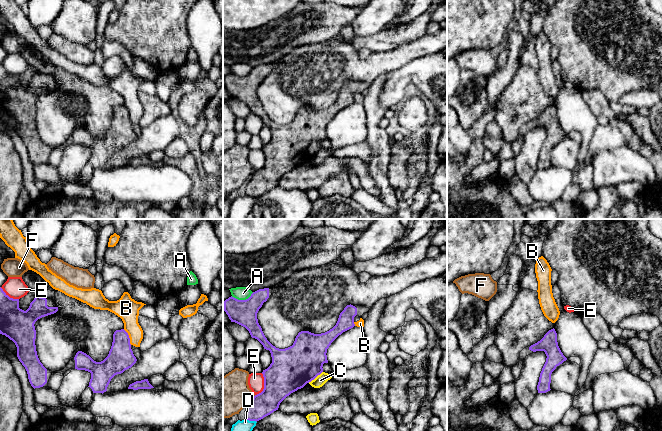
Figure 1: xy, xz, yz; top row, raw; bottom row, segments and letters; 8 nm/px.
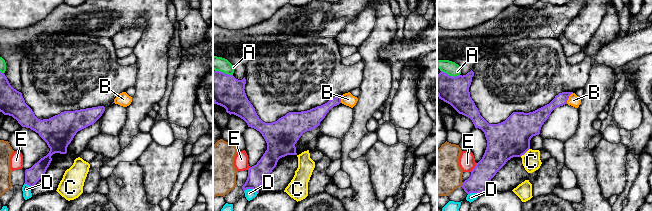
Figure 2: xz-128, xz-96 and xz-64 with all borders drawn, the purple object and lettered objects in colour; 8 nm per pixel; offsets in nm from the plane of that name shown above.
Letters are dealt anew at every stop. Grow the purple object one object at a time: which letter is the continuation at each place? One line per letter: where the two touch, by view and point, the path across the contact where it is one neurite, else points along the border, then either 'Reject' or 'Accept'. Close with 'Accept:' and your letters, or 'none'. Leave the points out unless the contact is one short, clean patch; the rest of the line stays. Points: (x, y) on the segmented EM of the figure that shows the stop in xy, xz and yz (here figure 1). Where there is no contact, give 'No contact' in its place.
A: Touches purple at xz (242, 300). Reject
B: Touches purple at xy (128, 337). Boundary: xy (123, 329), (127, 333), (131, 344). Reject
C: Touches purple at xz (315, 377). Boundary: xz (322, 371), (308, 382). Reject
D: Touches purple at xz (251, 420). Reject
E: Touches purple at xz (264, 385). Reject
F: Touches purple at xz (251, 401). Boundary: xz (255, 395), (246, 407). Reject
Accept: none

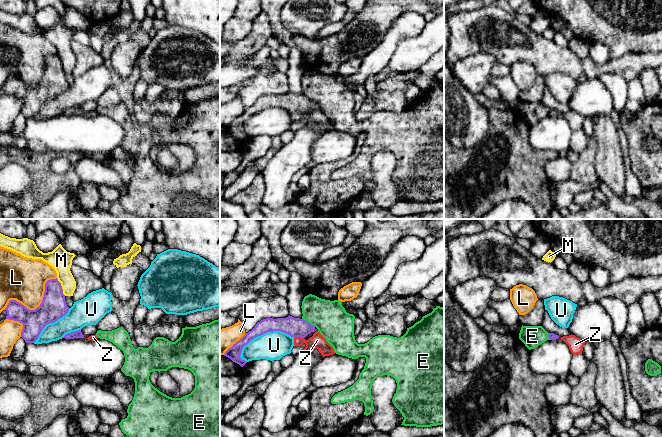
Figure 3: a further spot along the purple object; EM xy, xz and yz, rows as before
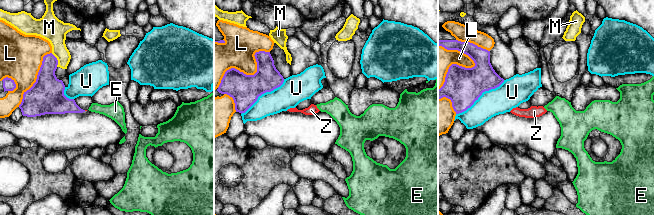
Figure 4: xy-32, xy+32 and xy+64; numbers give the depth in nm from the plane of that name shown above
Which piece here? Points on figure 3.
E: Touches purple at xz (309, 323). Boundary: xz (302, 318), (315, 326). Reject
L: Touches purple at xy (37, 307). Reject
M: Touches purple at xy (61, 287). Boundary: xy (56, 278), (65, 295). Reject
U: Touches purple at xz (264, 333). Reject
Z: Touches purple at xz (298, 336). Path across: xz (295, 327), (298, 330), (298, 336), (304, 341), (317, 340). Accept
Accept: Z

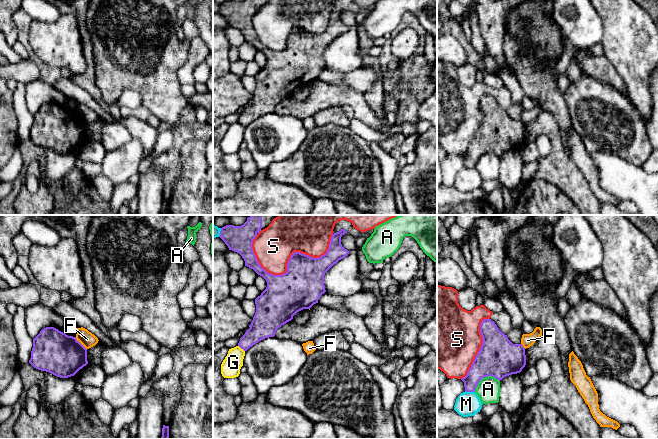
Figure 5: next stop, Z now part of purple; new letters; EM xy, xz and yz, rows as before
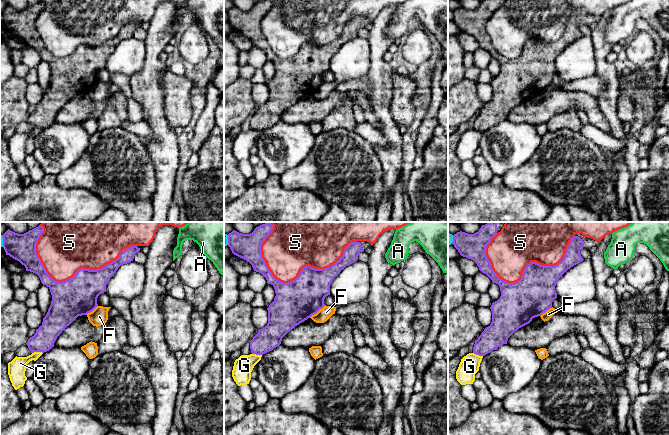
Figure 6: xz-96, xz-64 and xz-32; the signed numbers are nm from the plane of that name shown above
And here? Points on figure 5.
A: Touches purple at yz (484, 377). Reject
F: Touches purple at xy (80, 343). Boundary: xy (75, 337), (86, 349). Reject
G: Touches purple at xz (241, 348). Reject
M: Touches purple at yz (470, 391). Boundary: yz (465, 390), (474, 392). Reject
S: Touches purple at xz (290, 258). Reject
Accept: none

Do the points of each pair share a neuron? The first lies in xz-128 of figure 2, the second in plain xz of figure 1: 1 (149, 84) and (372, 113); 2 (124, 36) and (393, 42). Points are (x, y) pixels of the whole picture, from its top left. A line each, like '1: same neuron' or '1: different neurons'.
1: same neuron
2: different neurons

